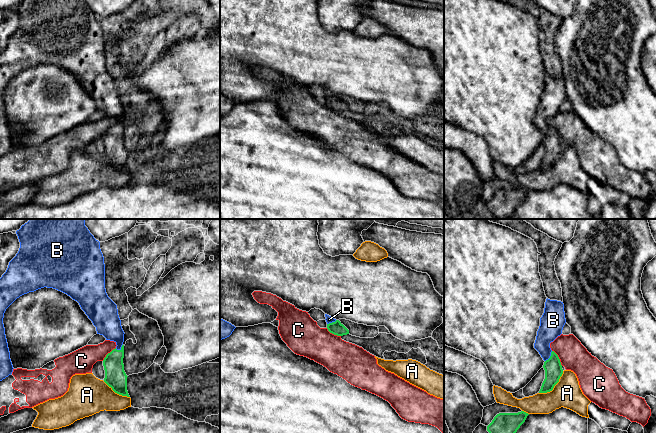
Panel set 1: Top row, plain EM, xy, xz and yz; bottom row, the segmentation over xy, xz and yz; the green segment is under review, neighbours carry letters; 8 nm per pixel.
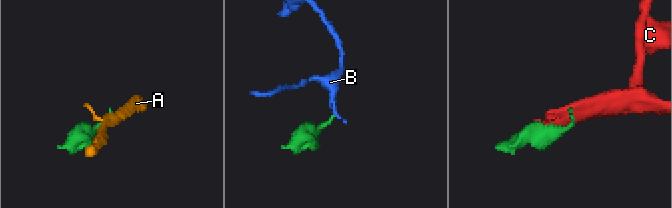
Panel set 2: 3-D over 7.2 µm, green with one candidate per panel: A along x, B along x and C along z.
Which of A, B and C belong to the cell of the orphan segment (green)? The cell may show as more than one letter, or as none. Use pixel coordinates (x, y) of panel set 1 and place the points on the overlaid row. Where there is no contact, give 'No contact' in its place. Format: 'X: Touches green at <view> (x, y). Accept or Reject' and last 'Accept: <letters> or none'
A: Touches green at yz (553, 387). Reject
B: Touches green at yz (550, 356). Accept
C: Touches green at yz (558, 358). Reject
Accept: B

